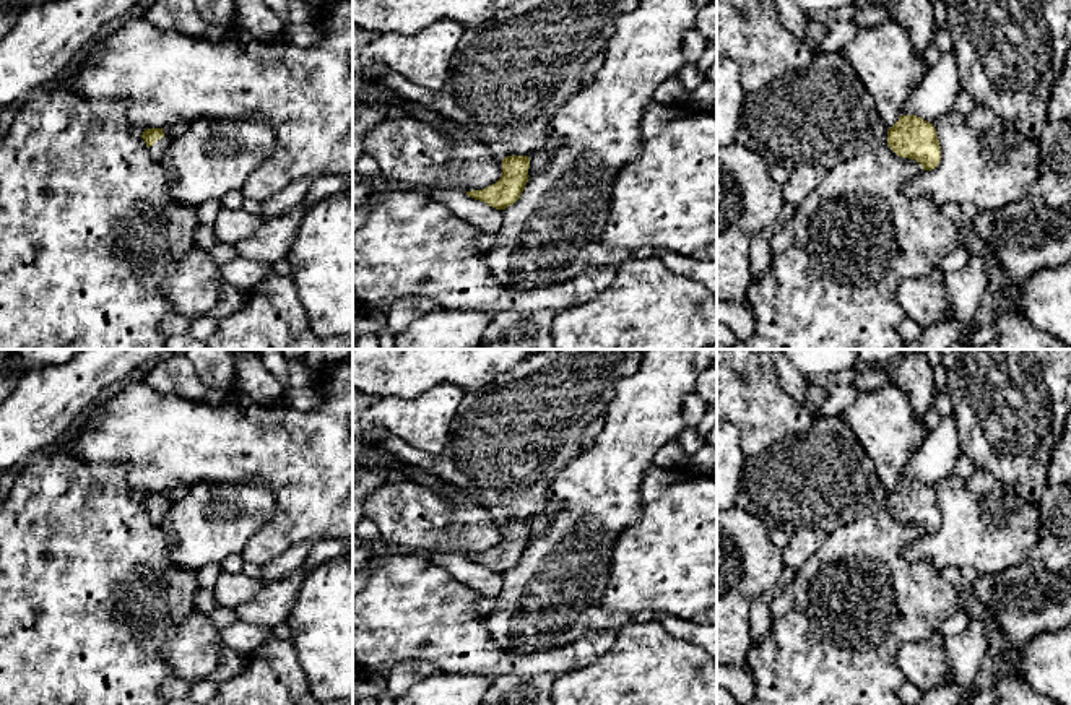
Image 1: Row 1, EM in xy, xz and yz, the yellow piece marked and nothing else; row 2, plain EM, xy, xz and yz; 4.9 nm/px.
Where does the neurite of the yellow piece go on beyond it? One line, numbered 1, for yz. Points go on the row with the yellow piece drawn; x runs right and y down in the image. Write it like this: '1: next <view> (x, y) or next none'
1: next yz (821, 116)

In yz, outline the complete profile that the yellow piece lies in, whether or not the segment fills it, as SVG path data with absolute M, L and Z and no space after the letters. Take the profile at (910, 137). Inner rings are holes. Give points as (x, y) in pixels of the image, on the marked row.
M821 52L809 67L744 94L736 141L788 171L809 164L821 177L861 153L887 145L925 171L938 167L933 123L900 115L887 128L873 97L840 52Z

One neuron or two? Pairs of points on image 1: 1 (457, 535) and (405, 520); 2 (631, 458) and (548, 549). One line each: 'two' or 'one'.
1: one
2: one

